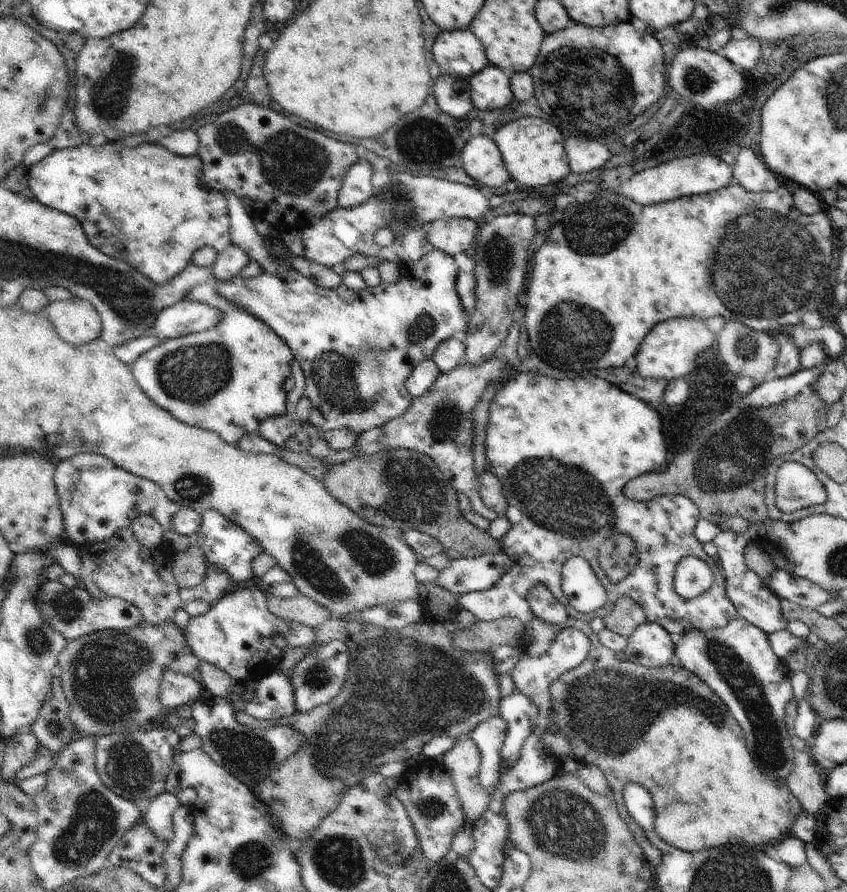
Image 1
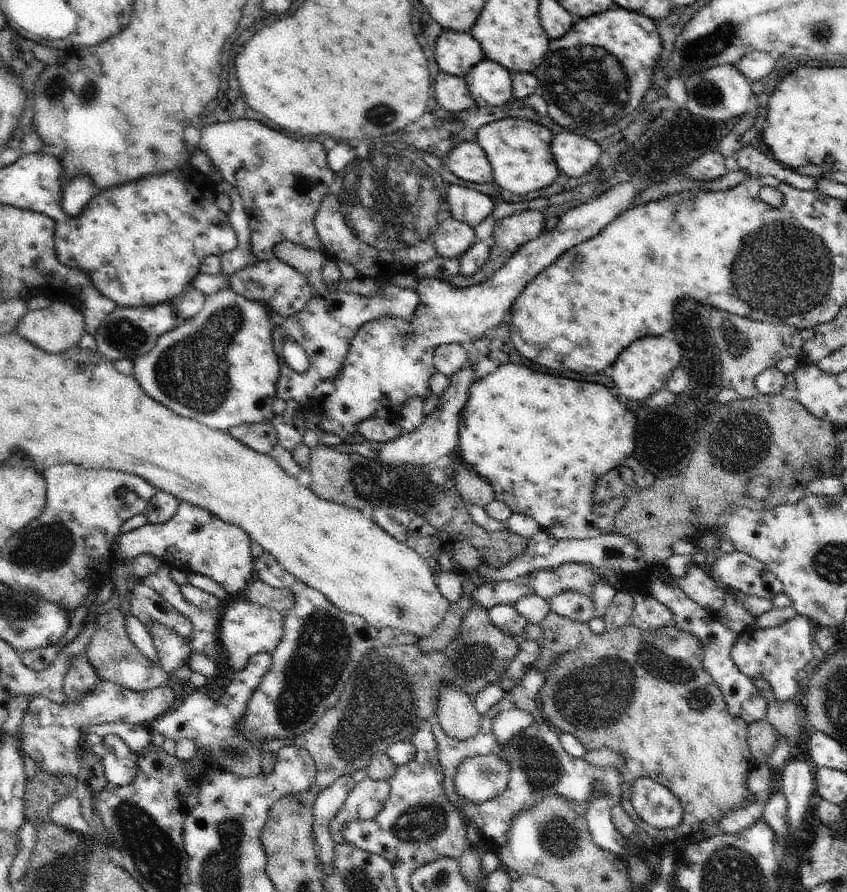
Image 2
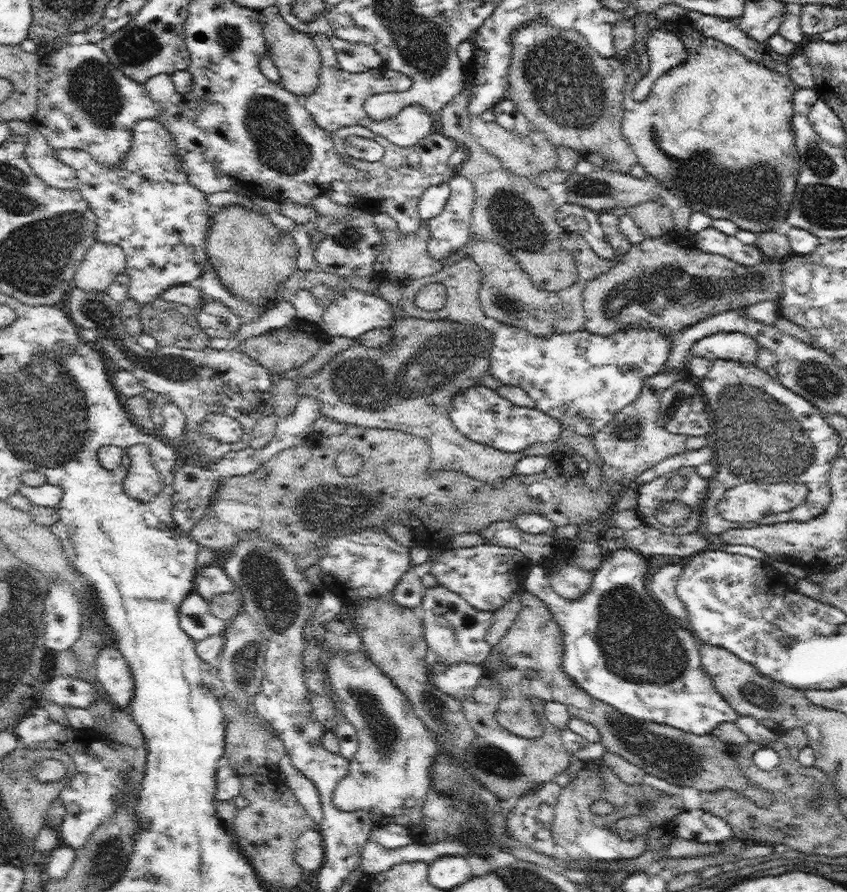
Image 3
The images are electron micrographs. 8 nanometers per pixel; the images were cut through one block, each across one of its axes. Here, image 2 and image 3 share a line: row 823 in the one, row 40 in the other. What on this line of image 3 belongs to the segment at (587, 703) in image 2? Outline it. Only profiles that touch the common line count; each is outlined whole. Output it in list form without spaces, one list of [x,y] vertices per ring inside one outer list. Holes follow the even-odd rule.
[[[670,22],[668,28],[673,32],[675,37],[678,37],[683,49],[682,63],[677,67],[672,67],[670,70],[662,74],[660,78],[655,80],[652,85],[652,90],[648,93],[646,99],[636,104],[632,96],[632,86],[628,86],[628,79],[624,85],[624,116],[621,126],[621,132],[624,138],[628,141],[630,148],[636,154],[638,163],[643,166],[646,174],[654,178],[657,182],[662,182],[666,189],[684,200],[684,204],[690,206],[693,212],[706,212],[713,219],[726,218],[732,220],[739,229],[750,230],[757,234],[764,231],[774,231],[779,224],[786,221],[788,209],[792,207],[794,198],[794,189],[796,188],[797,178],[800,172],[800,159],[796,146],[796,138],[791,122],[793,117],[793,98],[794,92],[800,90],[799,86],[792,81],[788,73],[782,73],[774,69],[766,68],[766,65],[758,64],[758,61],[750,60],[742,52],[736,48],[724,44],[720,40],[715,40],[704,36],[698,29],[690,24],[676,24]]]

